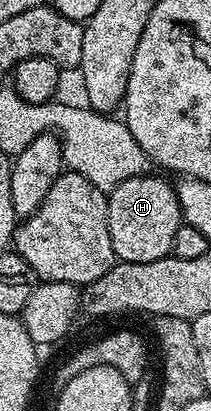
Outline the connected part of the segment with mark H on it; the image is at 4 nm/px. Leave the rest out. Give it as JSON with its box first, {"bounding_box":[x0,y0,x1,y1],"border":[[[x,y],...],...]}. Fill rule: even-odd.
{"bounding_box":[107,173,182,262],"border":[[[155,173],[143,174],[141,178],[131,178],[122,184],[118,184],[107,195],[108,200],[108,227],[110,228],[110,240],[121,262],[153,262],[159,258],[166,258],[172,254],[174,244],[174,232],[182,225],[182,215],[175,185],[164,178],[155,178]]]}

